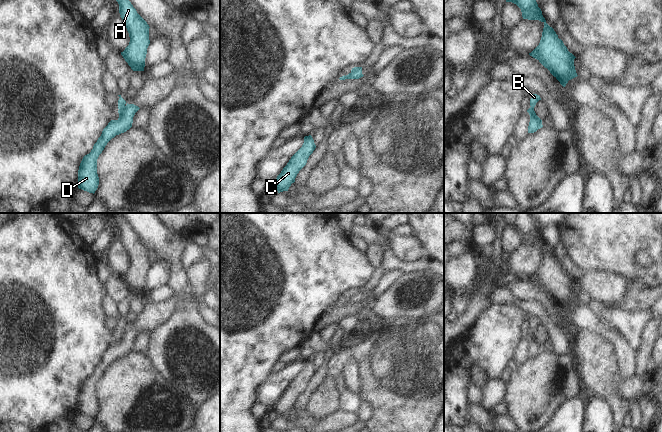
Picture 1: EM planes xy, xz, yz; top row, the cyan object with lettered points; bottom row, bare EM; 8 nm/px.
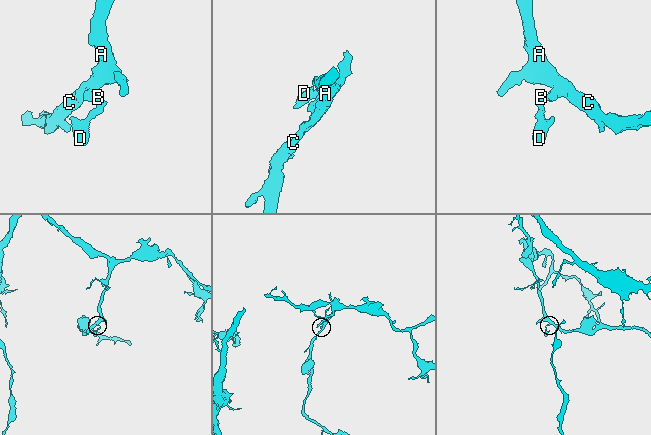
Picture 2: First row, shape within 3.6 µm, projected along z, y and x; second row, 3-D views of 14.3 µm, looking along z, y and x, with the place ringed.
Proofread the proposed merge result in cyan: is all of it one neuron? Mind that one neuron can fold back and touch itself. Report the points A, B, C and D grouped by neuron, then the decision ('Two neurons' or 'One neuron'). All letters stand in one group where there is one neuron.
Groups: A B C / D. Two neurons

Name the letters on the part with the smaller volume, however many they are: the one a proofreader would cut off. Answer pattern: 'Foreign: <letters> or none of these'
Foreign: D

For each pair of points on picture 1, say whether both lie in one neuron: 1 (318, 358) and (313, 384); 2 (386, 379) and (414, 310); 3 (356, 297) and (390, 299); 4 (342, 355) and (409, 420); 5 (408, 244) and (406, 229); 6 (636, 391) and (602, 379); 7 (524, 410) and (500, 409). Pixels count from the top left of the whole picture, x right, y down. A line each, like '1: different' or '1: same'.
1: different
2: different
3: different
4: same
5: different
6: different
7: different

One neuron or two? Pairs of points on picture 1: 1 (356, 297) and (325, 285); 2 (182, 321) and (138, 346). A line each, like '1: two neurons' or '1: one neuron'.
1: two neurons
2: two neurons

